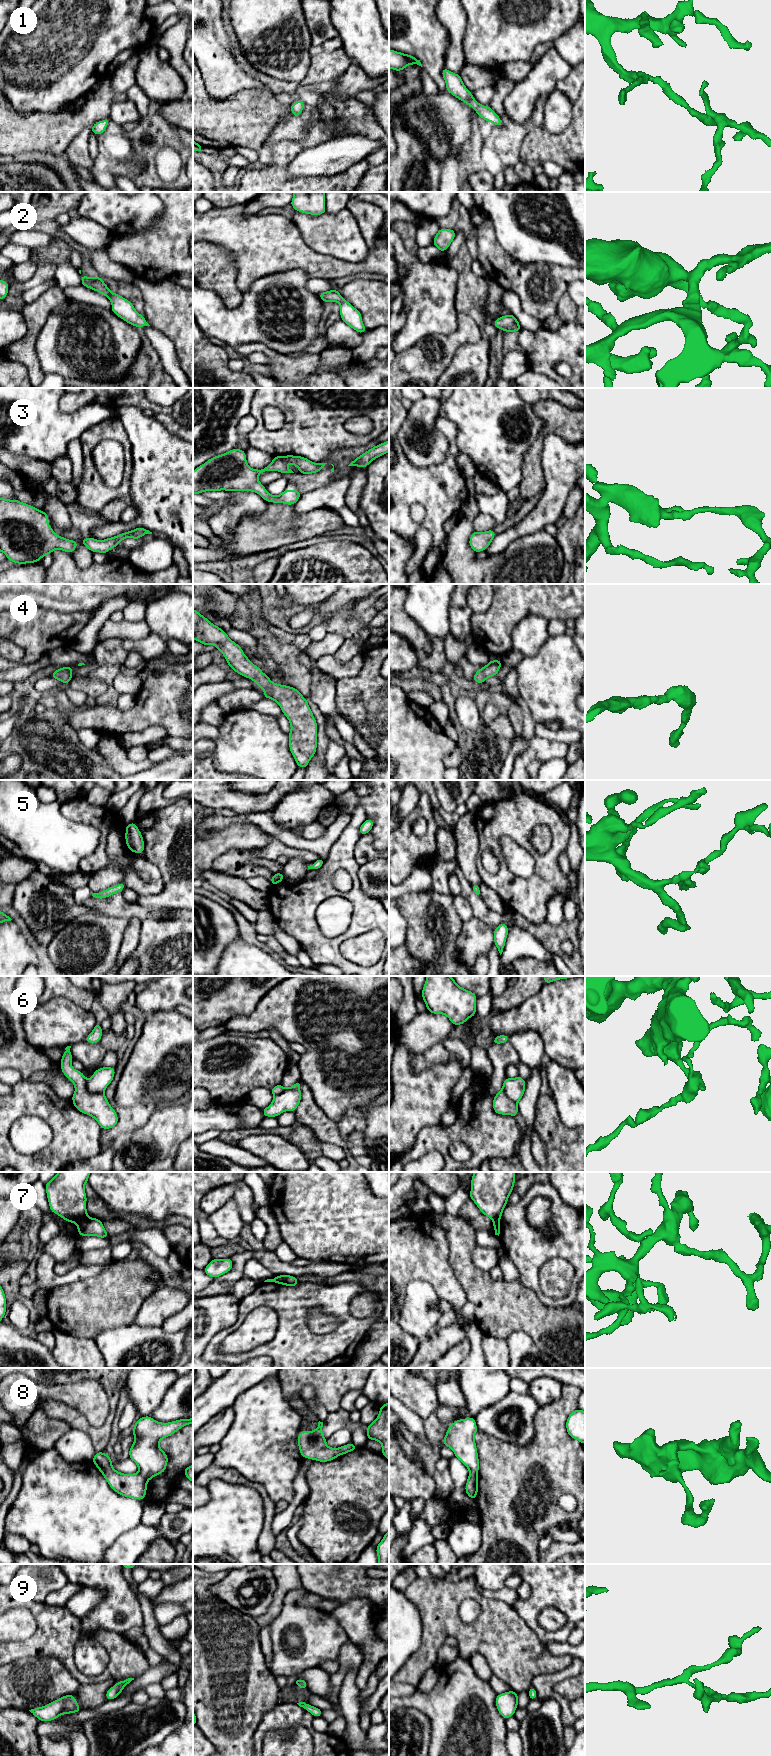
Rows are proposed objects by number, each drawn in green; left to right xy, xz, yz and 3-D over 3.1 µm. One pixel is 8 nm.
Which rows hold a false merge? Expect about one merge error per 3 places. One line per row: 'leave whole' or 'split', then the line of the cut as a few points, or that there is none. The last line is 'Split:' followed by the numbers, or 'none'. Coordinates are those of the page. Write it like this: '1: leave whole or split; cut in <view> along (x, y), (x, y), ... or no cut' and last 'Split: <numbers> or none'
1: leave whole; no cut
2: leave whole; no cut
3: leave whole; no cut
4: leave whole; no cut
5: leave whole; no cut
6: split; cut in xy along (85, 1080), (85, 1086), (89, 1091), (103, 1092)
7: split; cut in xy along (87, 1216), (77, 1223)
8: split; cut in xy along (138, 1472), (147, 1480)
9: leave whole; no cut
Split: 6, 7, 8

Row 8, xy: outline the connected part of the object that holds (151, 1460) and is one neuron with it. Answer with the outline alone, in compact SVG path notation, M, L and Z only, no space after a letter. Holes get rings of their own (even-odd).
M143 1416L135 1422L134 1443L130 1446L129 1458L136 1463L139 1473L147 1481L162 1474L167 1467L168 1456L159 1447L159 1442L189 1424L193 1424L193 1418L162 1423Z

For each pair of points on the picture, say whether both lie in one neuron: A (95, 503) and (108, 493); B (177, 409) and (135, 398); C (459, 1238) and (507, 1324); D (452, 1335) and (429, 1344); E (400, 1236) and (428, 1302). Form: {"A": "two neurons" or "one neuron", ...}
{"A": "one neuron", "B": "one neuron", "C": "one neuron", "D": "one neuron", "E": "two neurons"}

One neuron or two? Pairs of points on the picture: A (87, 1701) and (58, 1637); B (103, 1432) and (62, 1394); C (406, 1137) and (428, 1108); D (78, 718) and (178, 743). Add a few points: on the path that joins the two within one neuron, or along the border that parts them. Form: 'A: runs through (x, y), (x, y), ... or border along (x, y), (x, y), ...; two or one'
A: border along (104, 1681), (81, 1685); two
B: border along (109, 1406), (99, 1427), (79, 1413); two
C: runs through (406, 1130), (421, 1115); one
D: border along (168, 736), (180, 736), (182, 738); two

